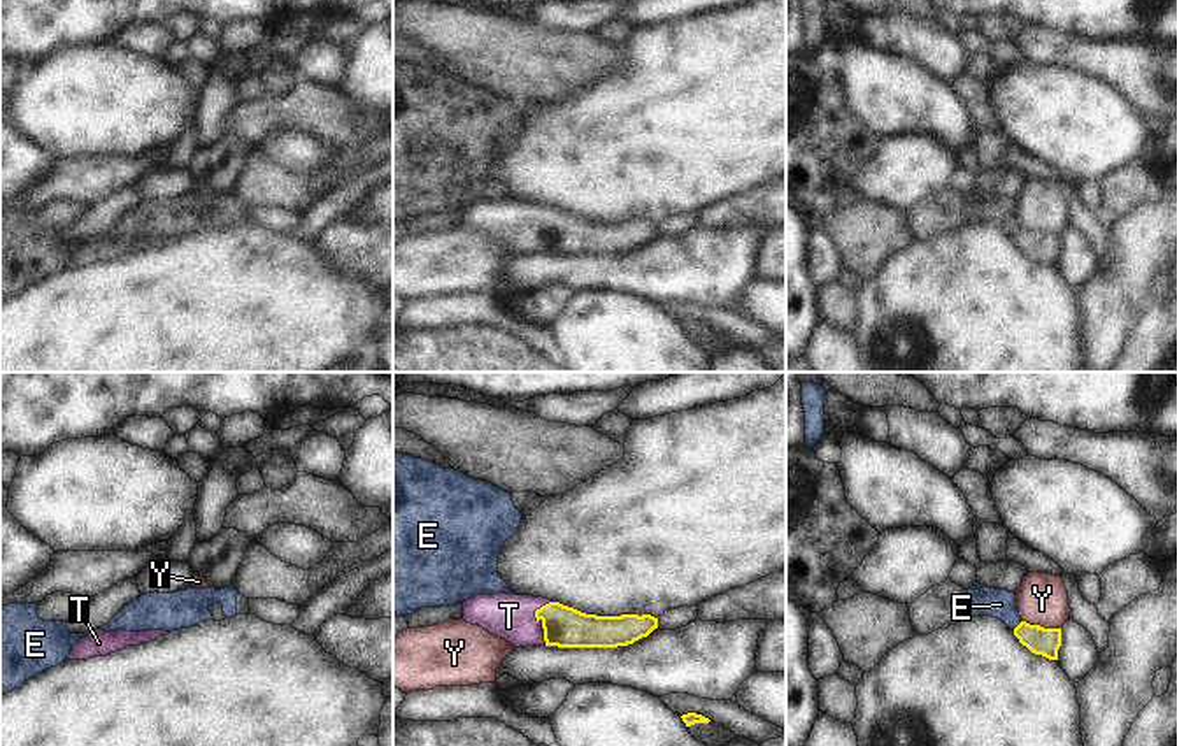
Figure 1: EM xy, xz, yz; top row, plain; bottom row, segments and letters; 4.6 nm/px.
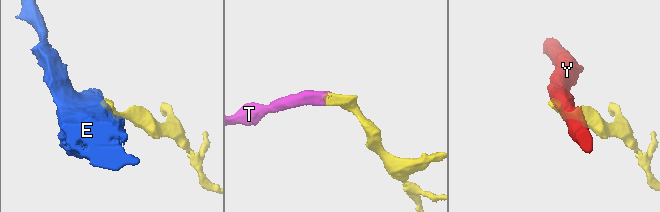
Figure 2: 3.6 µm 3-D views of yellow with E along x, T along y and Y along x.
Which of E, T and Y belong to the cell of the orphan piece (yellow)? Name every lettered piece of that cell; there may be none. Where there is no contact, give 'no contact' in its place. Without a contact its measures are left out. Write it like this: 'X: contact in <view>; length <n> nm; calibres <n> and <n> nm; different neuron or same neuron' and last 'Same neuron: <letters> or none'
E: contact in yz; length 60 nm; calibres 130 and 130 nm; different neuron
T: contact in xz; length 220 nm; calibres 190 and 200 nm; same neuron
Y: contact in yz; length 180 nm; calibres 130 and 240 nm; different neuron
Same neuron: T

